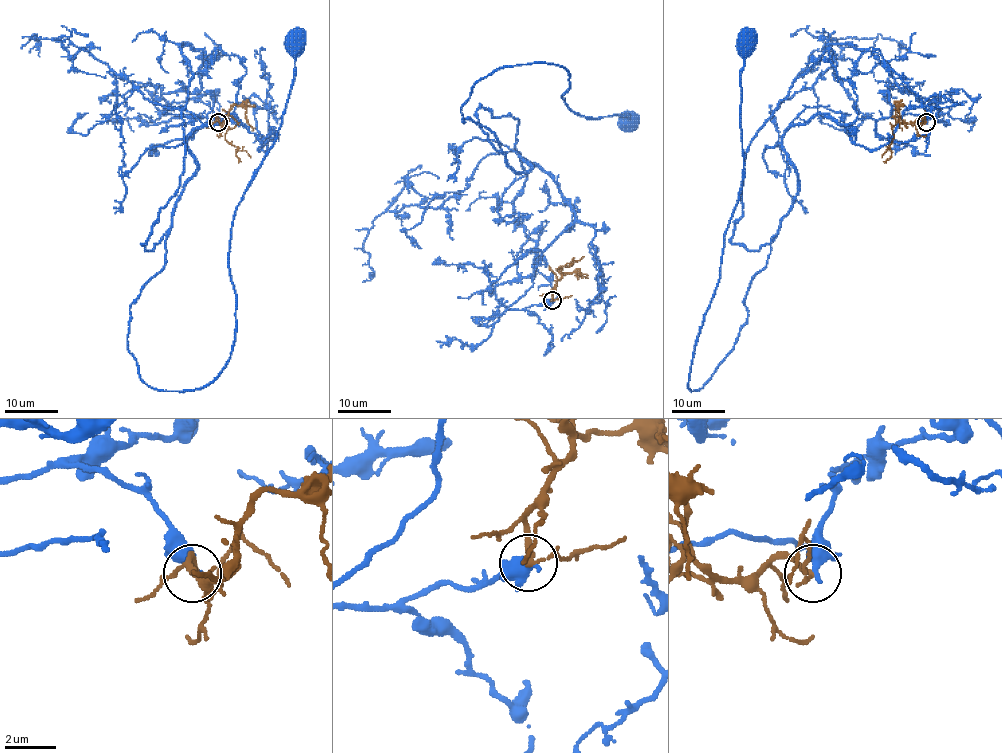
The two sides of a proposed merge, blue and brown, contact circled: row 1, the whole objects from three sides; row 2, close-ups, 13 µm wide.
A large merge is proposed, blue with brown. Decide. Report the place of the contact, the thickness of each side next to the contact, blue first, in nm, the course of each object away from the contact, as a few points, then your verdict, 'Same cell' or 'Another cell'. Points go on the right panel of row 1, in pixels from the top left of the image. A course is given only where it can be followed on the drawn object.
Place: (926, 122). Thickness 340 nm (blue) against 160 nm. Course of blue: (926, 121), (852, 44), (798, 77), (746, 153), (731, 242), (776, 234), (747, 321), (692, 391), (745, 46). Course of brown: (926, 122), (917, 118), (909, 124), (899, 120), (891, 128), (894, 138), (888, 148), (891, 156), (883, 161). Another cell

